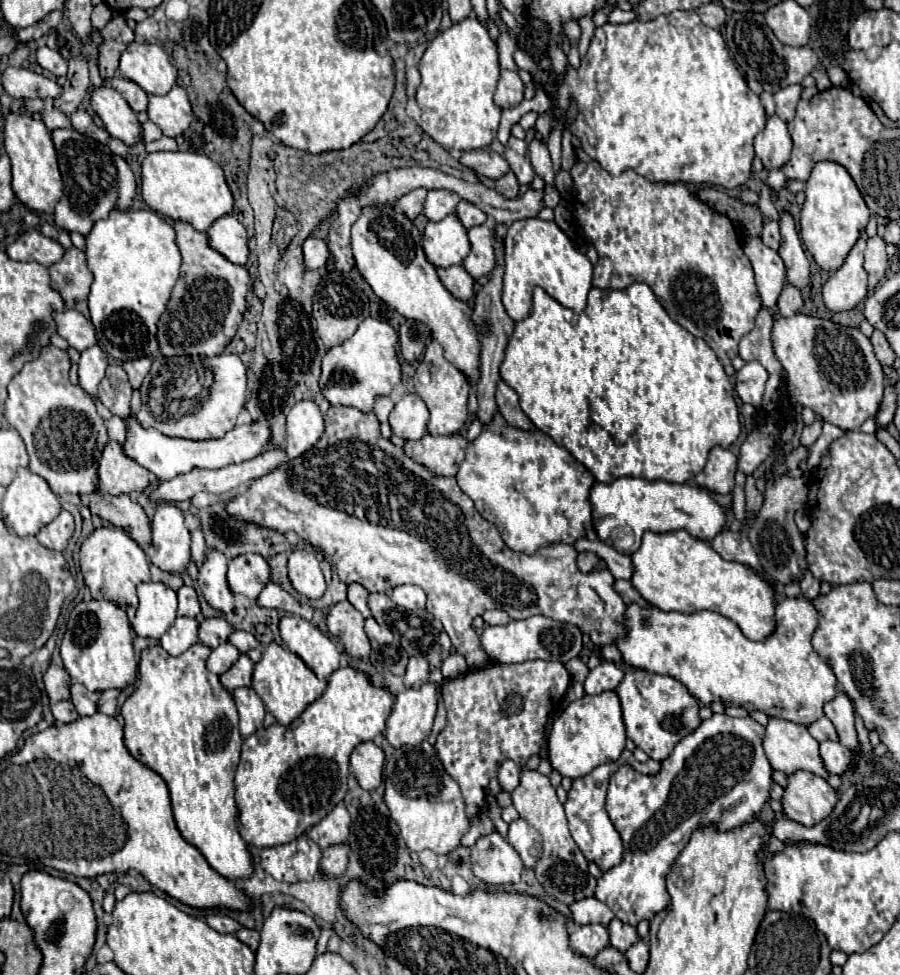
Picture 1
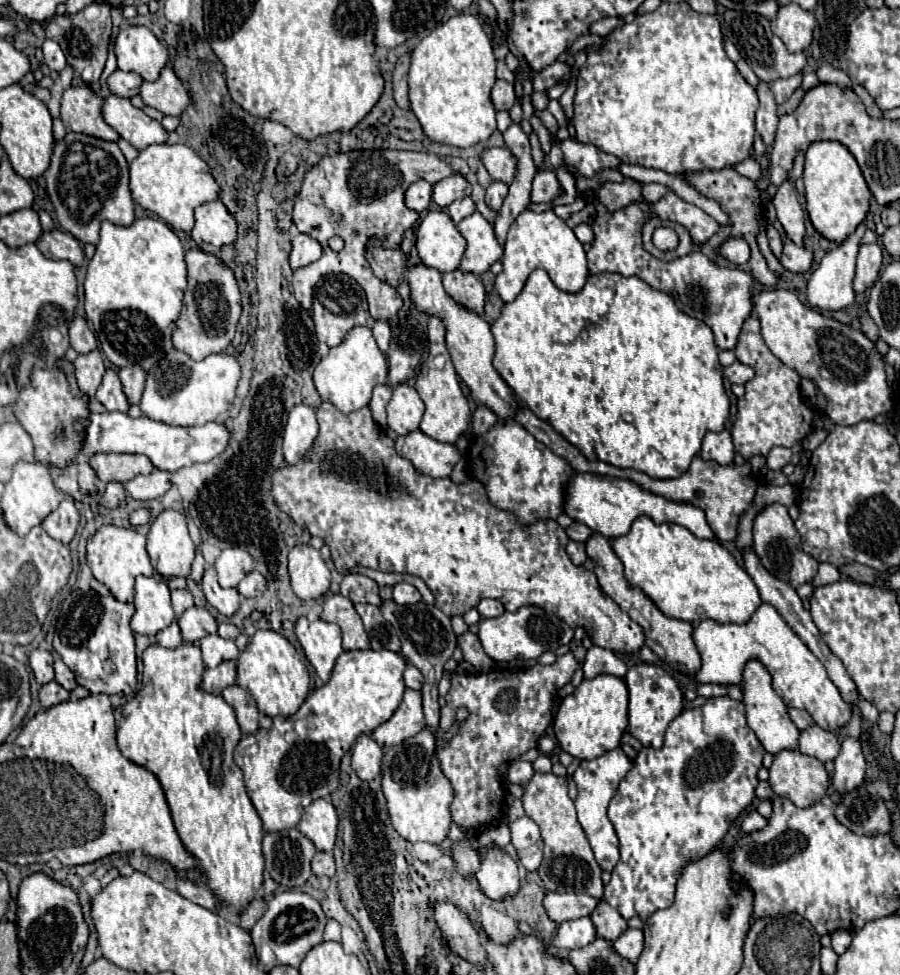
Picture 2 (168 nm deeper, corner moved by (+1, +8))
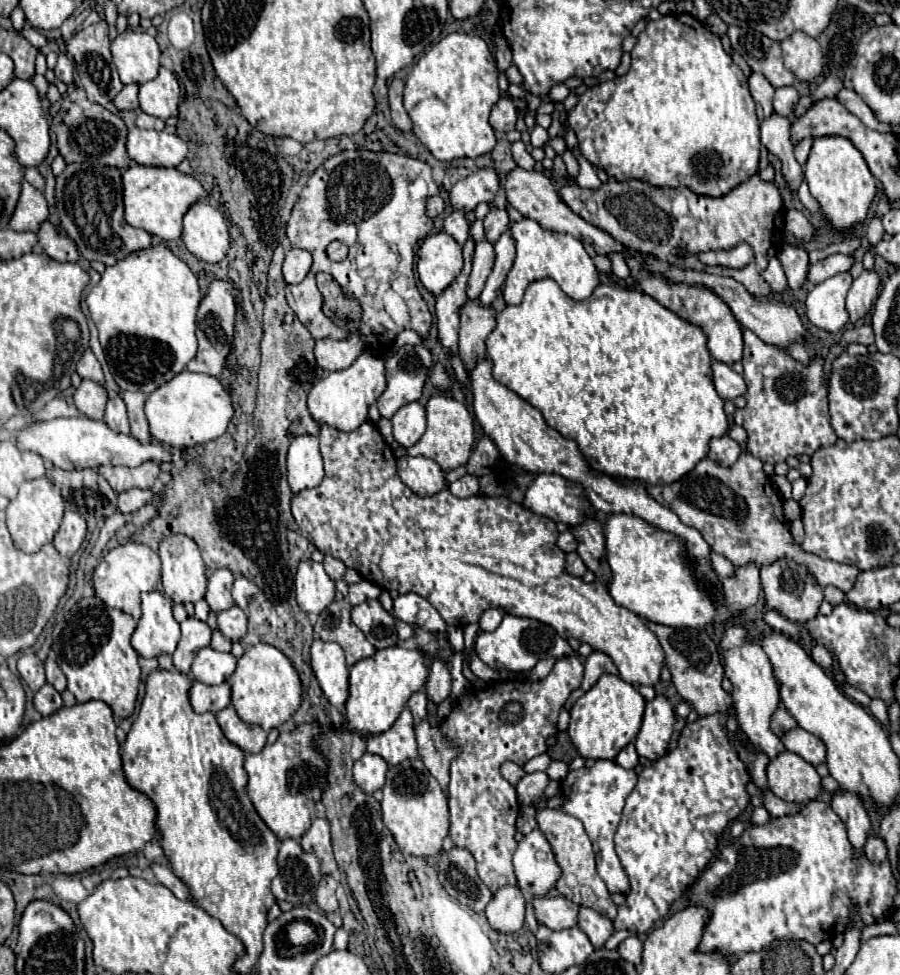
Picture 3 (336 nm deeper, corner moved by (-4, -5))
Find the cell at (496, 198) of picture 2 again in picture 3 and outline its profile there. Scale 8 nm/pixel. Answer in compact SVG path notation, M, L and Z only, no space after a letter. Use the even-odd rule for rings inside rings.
M491 209L483 219L483 223L485 223L485 239L489 243L495 243L509 229L509 217L505 209Z

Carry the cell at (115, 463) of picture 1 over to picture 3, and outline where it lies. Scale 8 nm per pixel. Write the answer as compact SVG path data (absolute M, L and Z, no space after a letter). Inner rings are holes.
M145 461L145 463L137 465L137 467L101 465L99 473L109 481L111 489L115 493L121 493L121 491L129 491L133 487L151 489L161 471L159 471L159 465L155 461Z

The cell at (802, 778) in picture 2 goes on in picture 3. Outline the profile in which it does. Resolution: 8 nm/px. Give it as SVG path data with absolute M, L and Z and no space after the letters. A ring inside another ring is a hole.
M781 751L767 765L769 789L785 801L809 803L821 793L821 777L815 767L797 753Z

